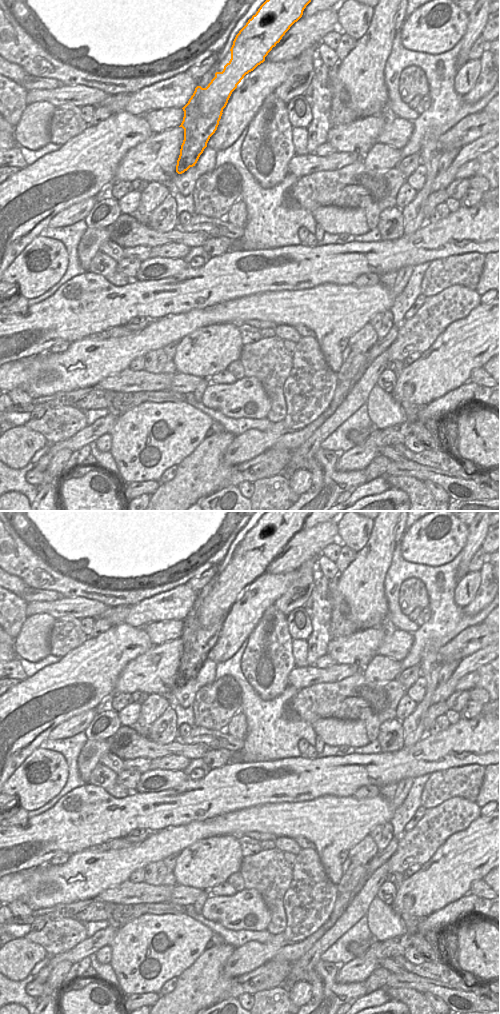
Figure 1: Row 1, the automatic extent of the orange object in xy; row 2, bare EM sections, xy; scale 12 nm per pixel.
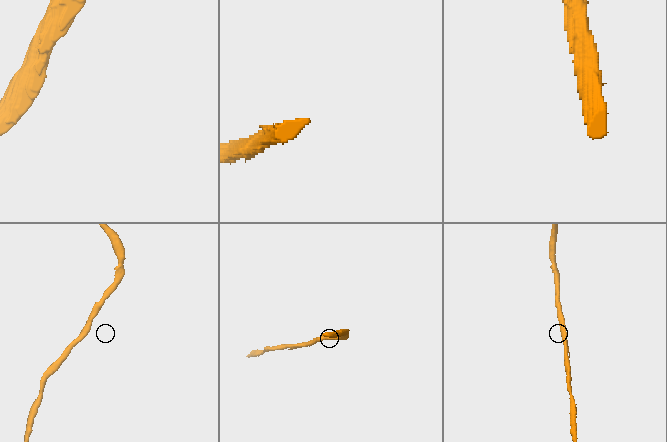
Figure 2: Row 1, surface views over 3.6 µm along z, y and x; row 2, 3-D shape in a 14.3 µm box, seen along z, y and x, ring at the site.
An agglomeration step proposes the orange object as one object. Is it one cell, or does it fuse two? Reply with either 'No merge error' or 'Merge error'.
Merge error

